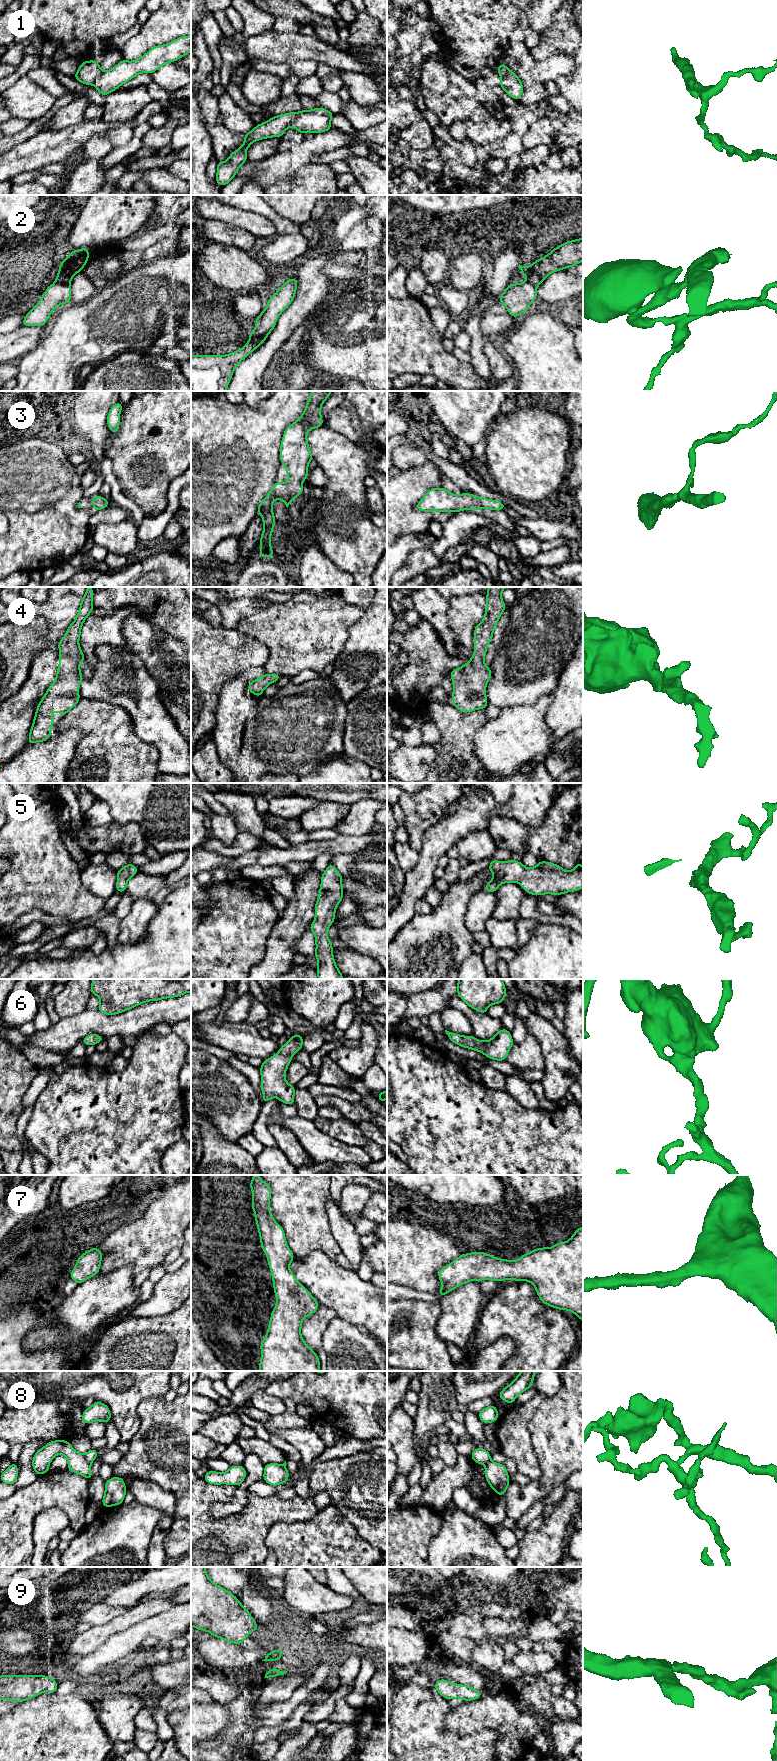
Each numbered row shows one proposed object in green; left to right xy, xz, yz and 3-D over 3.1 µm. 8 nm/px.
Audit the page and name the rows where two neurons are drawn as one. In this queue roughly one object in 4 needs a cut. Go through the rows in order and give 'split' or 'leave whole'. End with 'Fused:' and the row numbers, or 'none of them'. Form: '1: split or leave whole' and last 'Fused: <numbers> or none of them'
1: split
2: split
3: leave whole
4: leave whole
5: leave whole
6: leave whole
7: leave whole
8: split
9: leave whole
Fused: 1, 2, 8

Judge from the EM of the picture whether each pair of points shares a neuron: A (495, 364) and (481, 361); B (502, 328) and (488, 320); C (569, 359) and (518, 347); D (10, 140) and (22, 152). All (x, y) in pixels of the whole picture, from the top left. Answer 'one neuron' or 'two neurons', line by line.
A: two neurons
B: one neuron
C: one neuron
D: two neurons

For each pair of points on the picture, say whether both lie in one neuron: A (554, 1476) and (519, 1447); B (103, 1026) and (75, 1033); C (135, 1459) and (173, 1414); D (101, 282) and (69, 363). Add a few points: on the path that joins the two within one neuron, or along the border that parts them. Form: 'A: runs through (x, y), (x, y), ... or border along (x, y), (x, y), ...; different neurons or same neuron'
A: border along (530, 1441), (541, 1470), (541, 1476), (533, 1481); different neurons
B: runs through (96, 1026), (82, 1026); same neuron
C: runs through (145, 1448), (166, 1425); same neuron
D: border along (118, 278), (97, 290); different neurons

